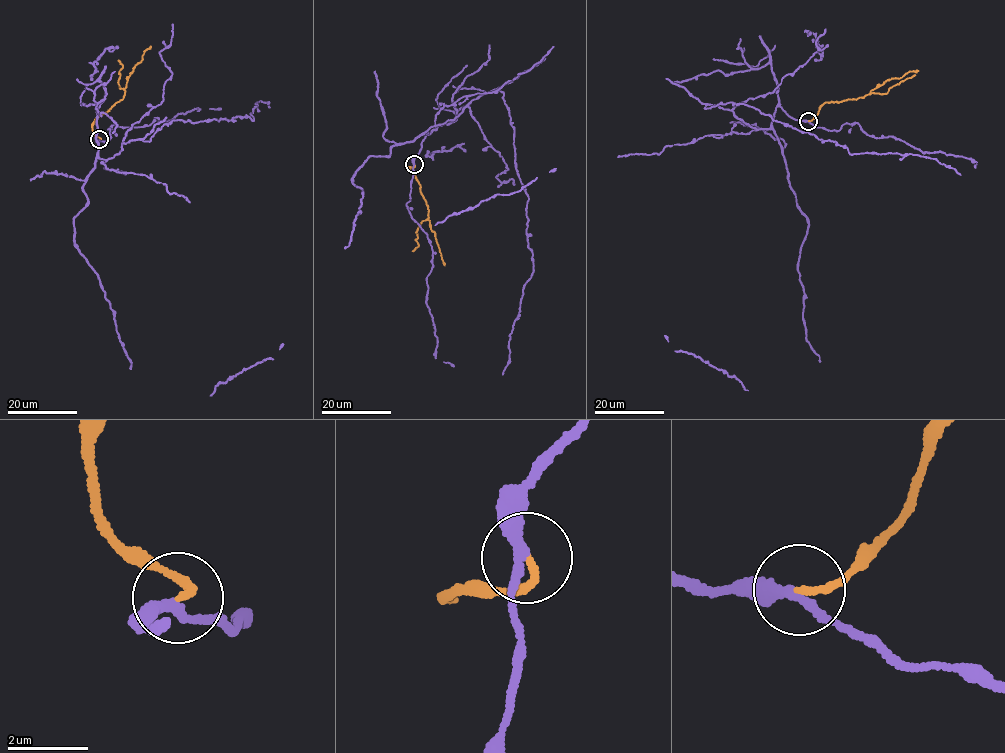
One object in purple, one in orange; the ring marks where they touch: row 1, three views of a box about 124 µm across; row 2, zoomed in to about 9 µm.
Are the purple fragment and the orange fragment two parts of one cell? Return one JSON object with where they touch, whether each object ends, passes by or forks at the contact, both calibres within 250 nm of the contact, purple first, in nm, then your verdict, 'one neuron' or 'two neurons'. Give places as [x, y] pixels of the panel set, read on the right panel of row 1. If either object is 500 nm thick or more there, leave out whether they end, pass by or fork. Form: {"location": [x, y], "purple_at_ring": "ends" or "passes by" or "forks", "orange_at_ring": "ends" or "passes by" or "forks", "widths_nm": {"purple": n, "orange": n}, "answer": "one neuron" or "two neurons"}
{"location": [808, 121], "purple_at_ring": "passes by", "orange_at_ring": "ends", "widths_nm": {"purple": 240, "orange": 170}, "answer": "one neuron"}

